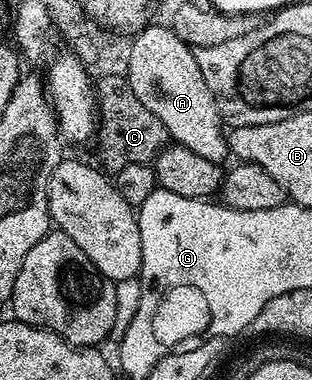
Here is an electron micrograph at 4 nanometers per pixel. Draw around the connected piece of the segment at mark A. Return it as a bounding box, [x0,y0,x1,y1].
[127,25,230,164]

